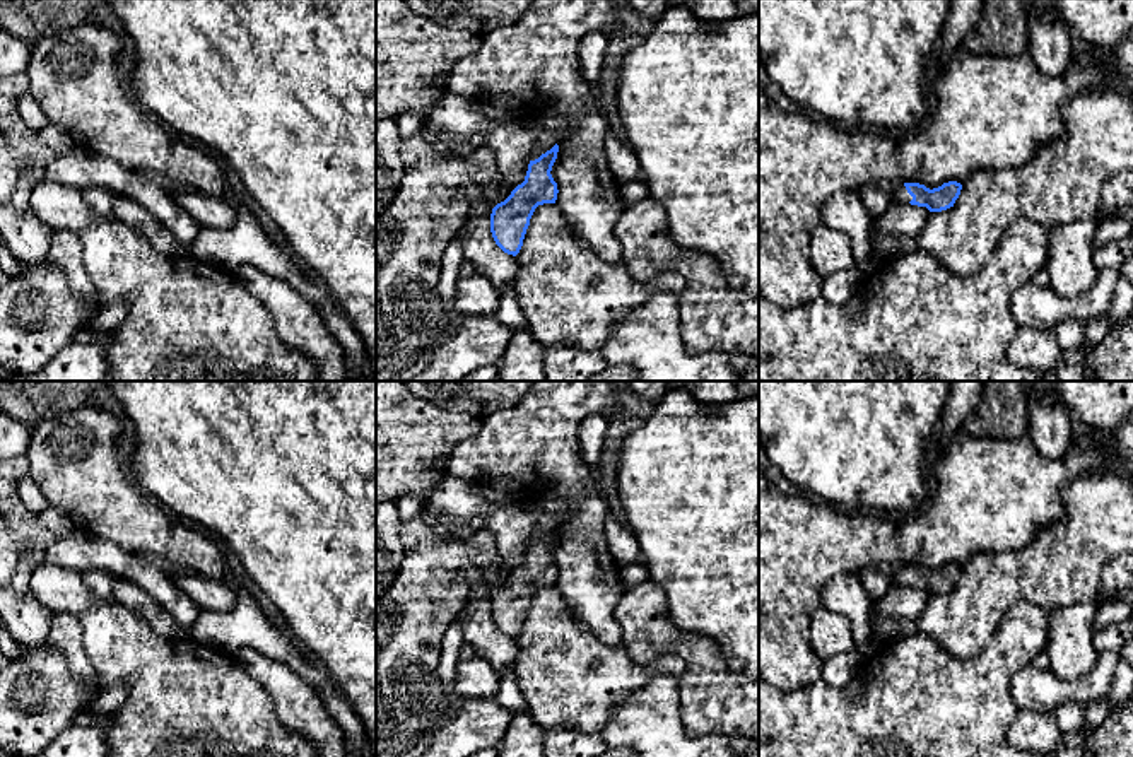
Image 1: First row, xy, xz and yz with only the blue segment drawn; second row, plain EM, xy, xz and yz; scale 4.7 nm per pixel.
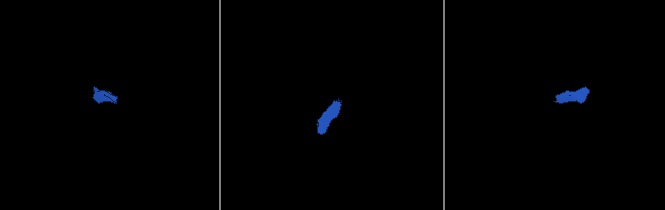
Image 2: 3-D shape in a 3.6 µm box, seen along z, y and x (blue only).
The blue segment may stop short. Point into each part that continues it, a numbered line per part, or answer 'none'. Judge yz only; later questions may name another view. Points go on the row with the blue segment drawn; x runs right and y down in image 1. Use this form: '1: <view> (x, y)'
1: yz (899, 193)

